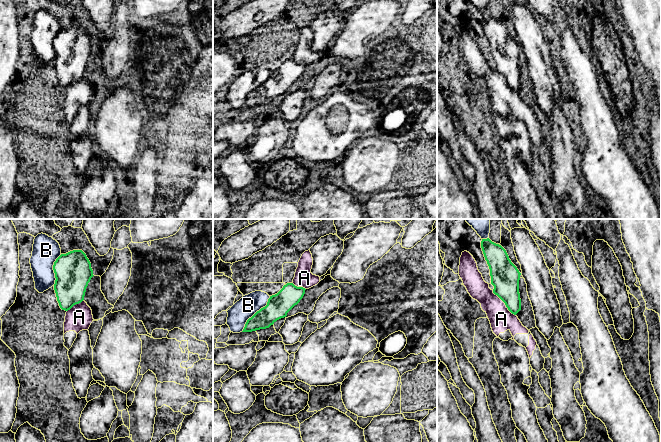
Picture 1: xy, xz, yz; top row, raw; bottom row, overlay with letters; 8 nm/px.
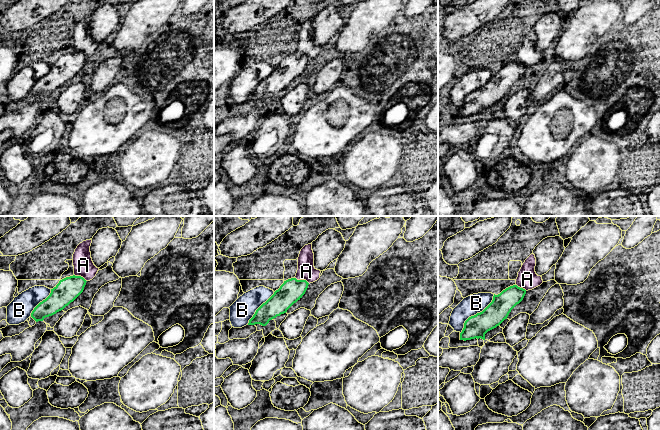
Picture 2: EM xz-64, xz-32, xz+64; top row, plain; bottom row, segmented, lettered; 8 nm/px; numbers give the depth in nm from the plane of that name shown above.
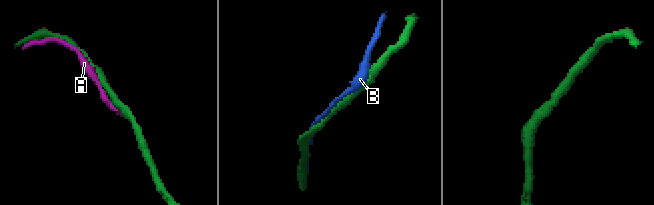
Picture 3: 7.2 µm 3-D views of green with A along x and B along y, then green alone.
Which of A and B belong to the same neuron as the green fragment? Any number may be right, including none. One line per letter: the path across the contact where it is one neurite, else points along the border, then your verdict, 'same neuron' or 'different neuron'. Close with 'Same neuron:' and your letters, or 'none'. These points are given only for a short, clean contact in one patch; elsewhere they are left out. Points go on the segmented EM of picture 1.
A: different neuron
B: different neuron
Same neuron: none

